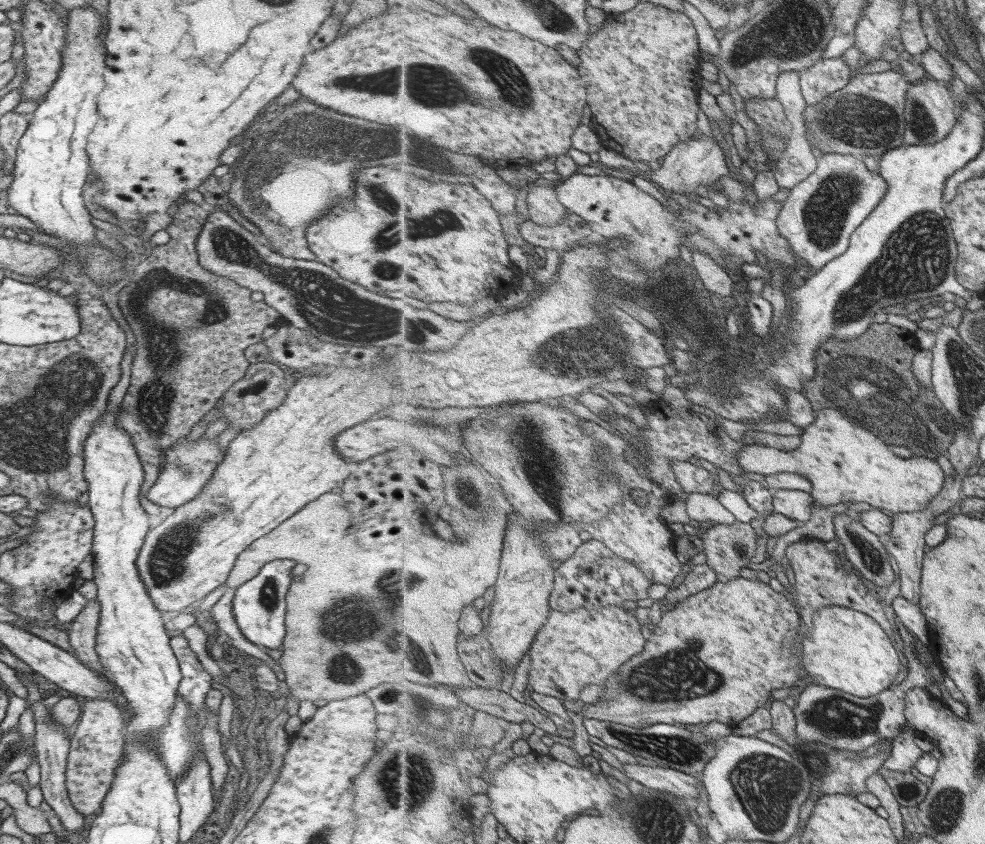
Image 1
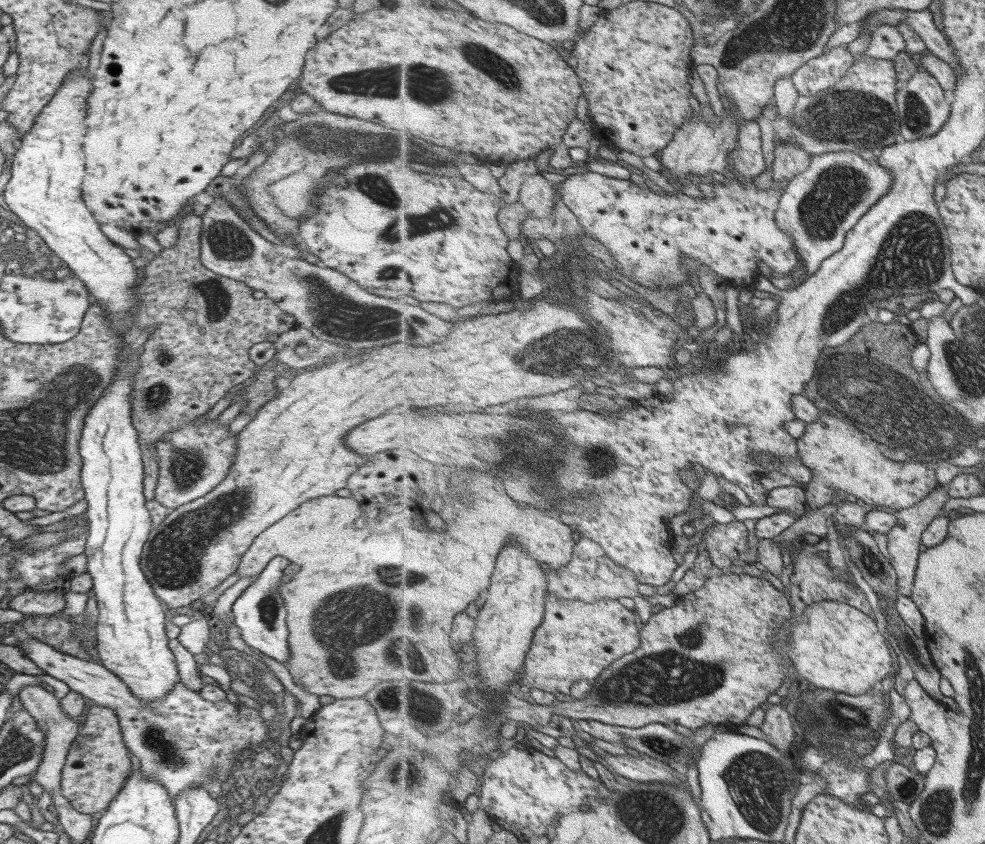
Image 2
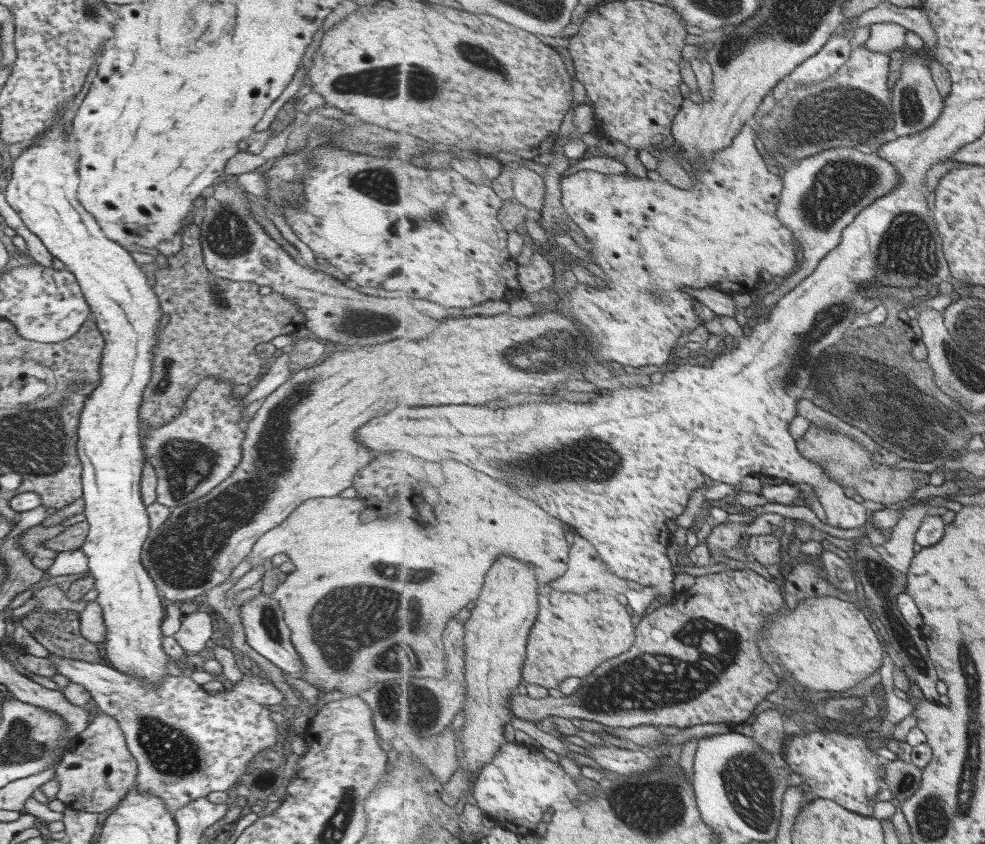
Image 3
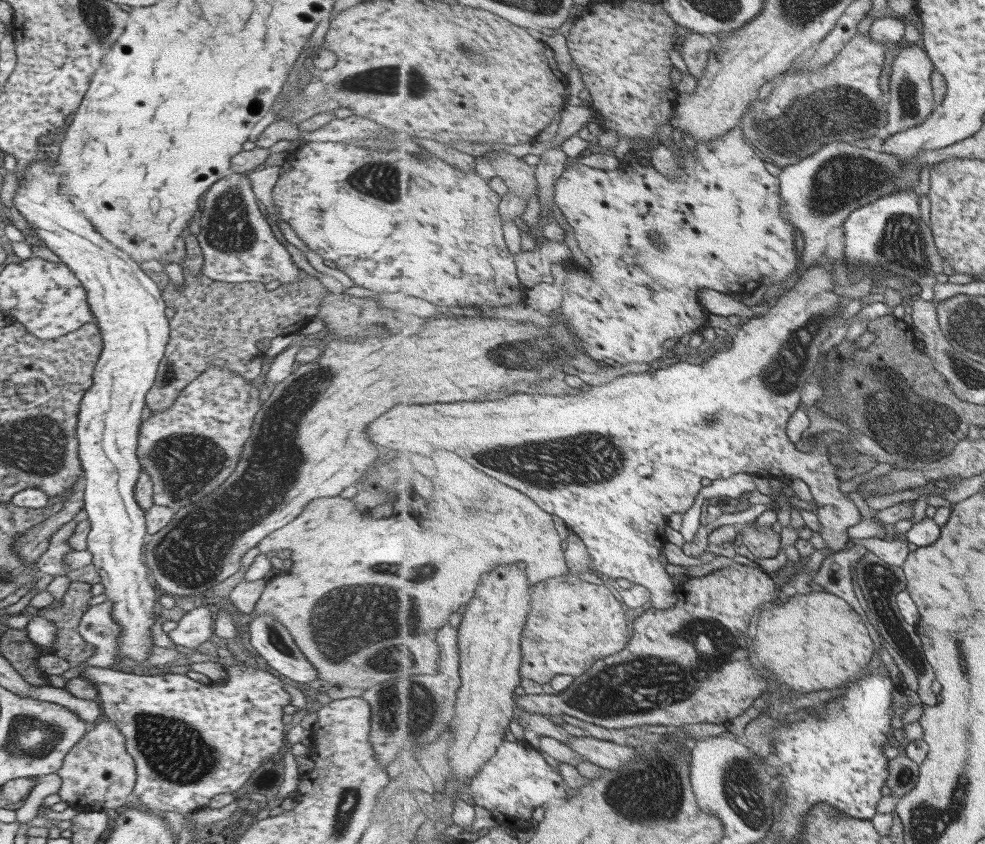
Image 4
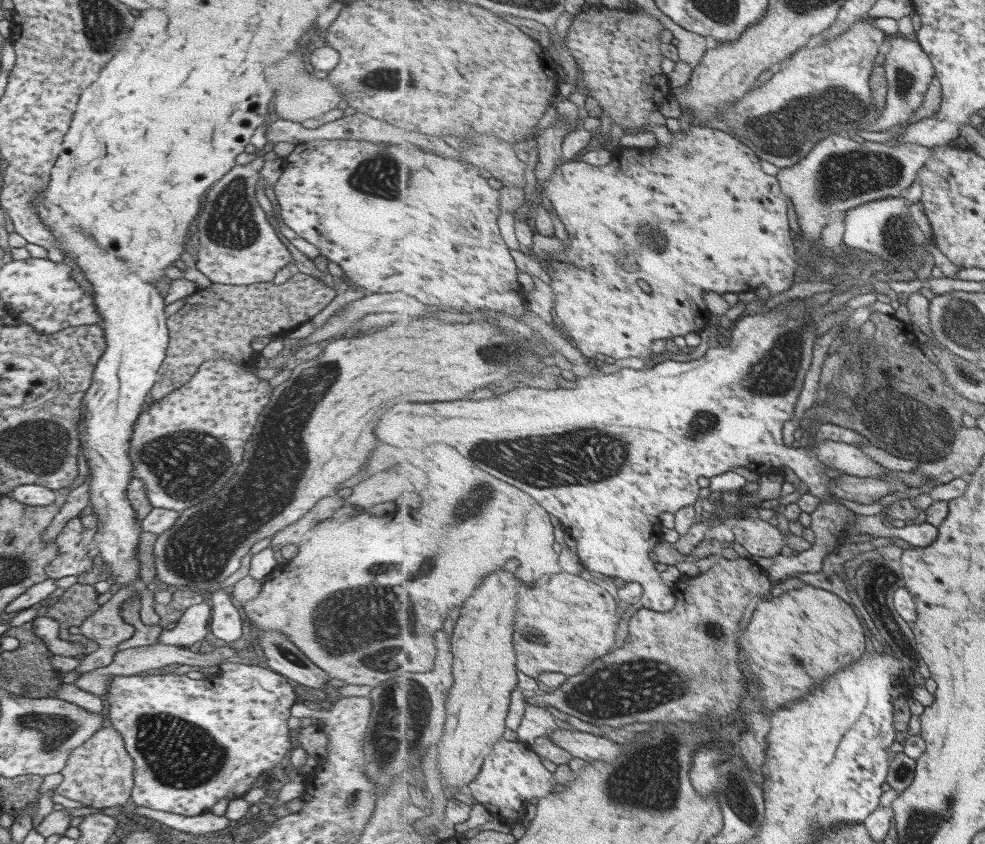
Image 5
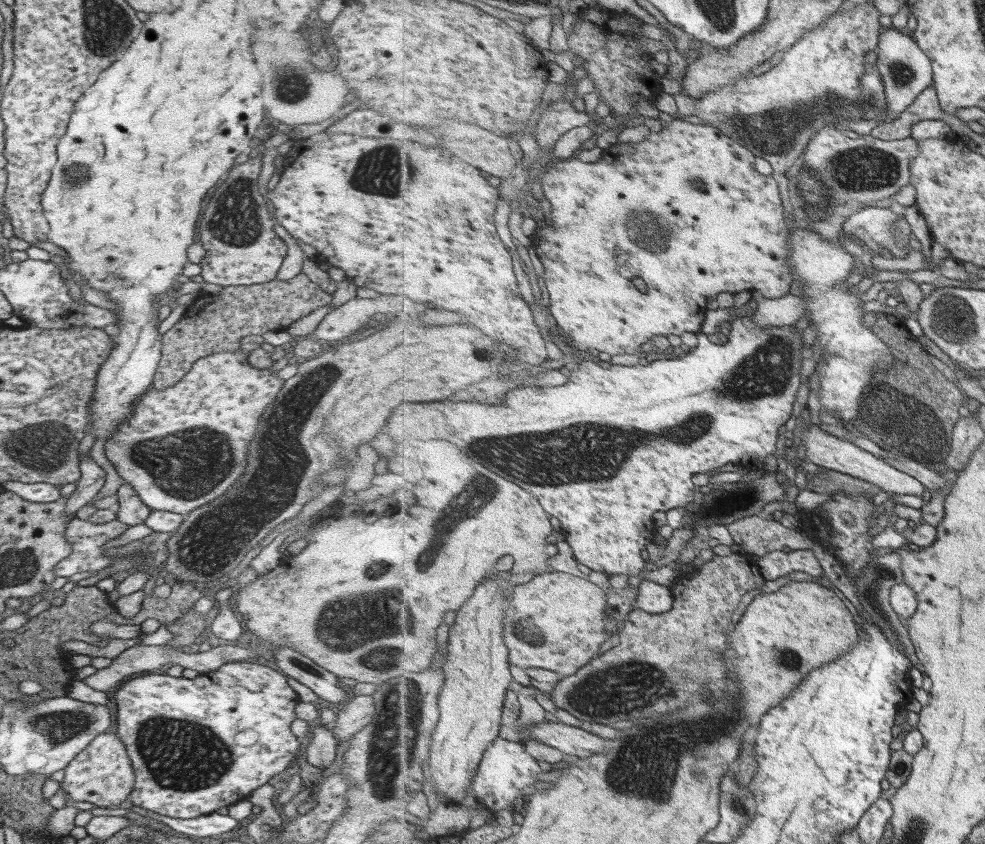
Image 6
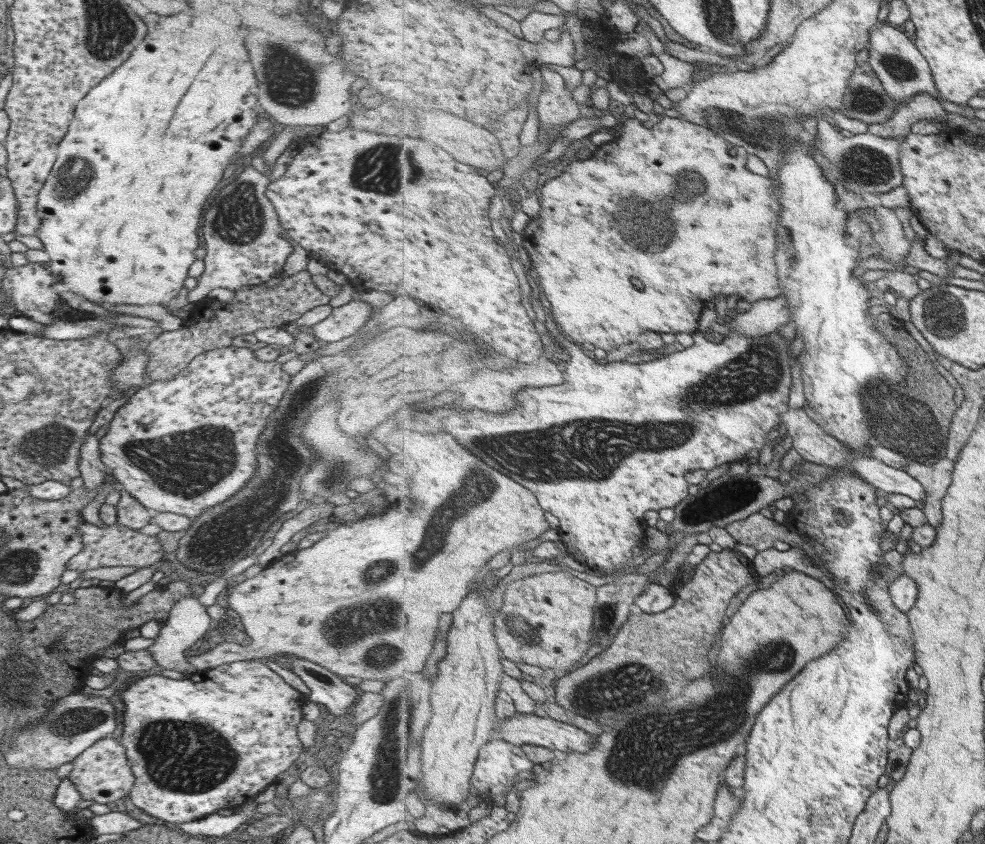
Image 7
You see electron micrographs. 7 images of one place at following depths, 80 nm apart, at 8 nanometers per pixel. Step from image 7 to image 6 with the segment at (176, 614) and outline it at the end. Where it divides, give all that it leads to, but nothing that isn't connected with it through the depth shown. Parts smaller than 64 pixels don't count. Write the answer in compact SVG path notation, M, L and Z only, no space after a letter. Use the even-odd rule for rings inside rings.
M193 608L188 609L181 618L173 621L170 626L166 626L167 632L171 632L174 638L163 646L171 648L171 650L181 650L182 647L189 646L198 640L197 636L202 633L204 626L205 616L201 617L199 613L193 611Z

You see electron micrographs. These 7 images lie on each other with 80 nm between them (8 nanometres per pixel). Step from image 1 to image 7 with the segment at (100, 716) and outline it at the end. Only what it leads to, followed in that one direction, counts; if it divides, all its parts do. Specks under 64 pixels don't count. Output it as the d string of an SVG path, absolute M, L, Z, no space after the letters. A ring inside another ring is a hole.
M103 737L81 752L72 761L68 778L81 794L81 800L93 800L97 804L106 804L113 808L119 807L121 800L130 792L134 778L127 762L121 743L110 737Z

